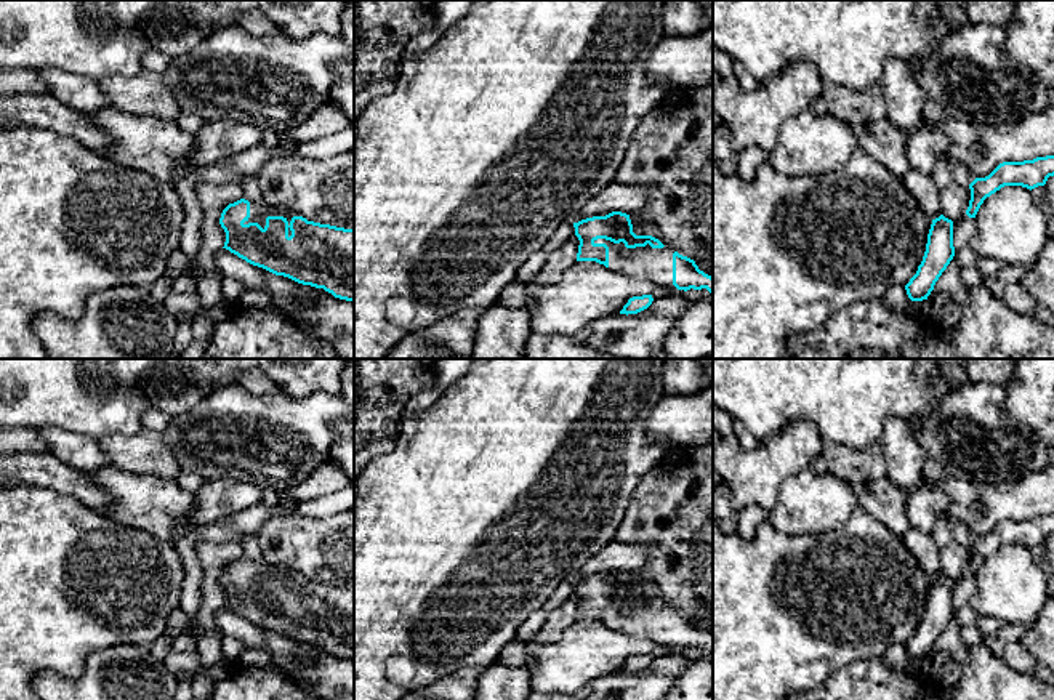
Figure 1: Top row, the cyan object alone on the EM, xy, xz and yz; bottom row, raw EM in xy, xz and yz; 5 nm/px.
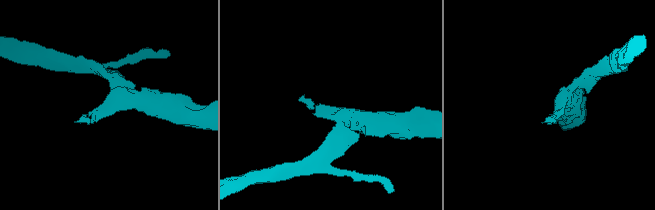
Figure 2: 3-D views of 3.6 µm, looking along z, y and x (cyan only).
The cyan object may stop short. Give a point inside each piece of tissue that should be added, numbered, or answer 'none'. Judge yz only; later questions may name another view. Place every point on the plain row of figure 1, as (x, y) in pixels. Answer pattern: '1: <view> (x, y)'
none

